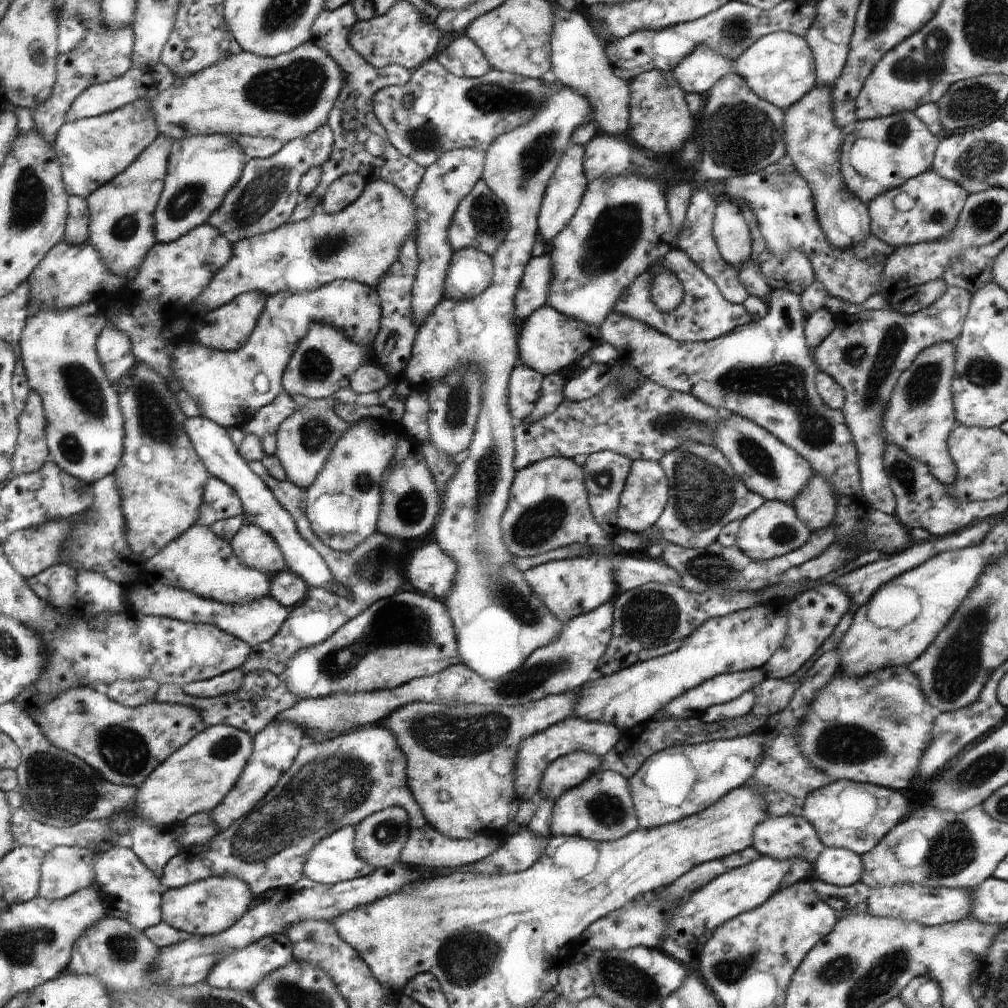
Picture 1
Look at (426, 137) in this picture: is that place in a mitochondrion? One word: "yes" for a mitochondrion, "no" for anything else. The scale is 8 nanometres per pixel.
yes

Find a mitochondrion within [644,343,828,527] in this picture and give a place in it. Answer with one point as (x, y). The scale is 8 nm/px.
(755, 454)

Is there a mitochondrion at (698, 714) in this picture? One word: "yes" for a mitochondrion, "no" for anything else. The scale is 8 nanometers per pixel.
no

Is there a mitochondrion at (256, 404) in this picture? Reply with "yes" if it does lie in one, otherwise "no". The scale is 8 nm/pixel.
no

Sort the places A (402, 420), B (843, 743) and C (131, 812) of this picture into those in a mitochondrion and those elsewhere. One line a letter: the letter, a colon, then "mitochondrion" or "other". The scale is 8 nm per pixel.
A: other
B: mitochondrion
C: other

